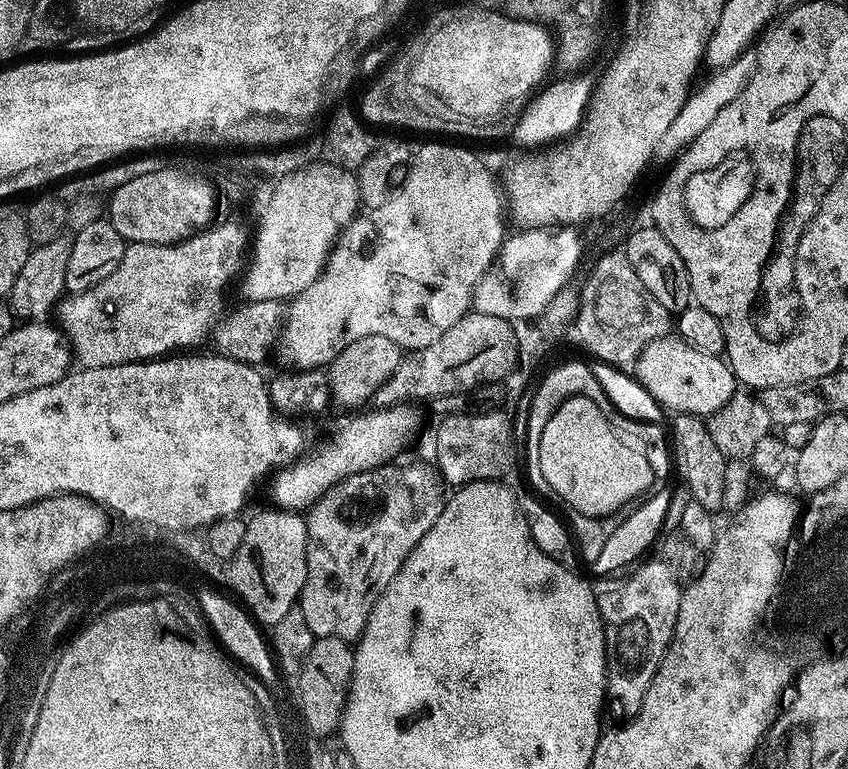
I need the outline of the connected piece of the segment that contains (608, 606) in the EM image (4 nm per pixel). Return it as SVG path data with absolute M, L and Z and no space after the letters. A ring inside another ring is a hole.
M653 558L649 564L641 563L633 576L625 578L621 584L616 584L613 588L608 588L603 593L602 591L597 595L596 601L598 602L598 610L600 611L600 617L604 623L604 645L606 646L606 686L604 687L604 699L606 701L607 715L612 715L616 722L627 722L629 720L636 719L642 710L642 702L646 702L646 690L650 690L650 682L654 682L654 674L658 670L658 666L662 662L662 658L666 654L669 644L672 643L672 635L674 634L674 626L676 625L676 619L678 618L678 606L680 605L680 598L682 595L681 581L676 579L673 575L668 564L664 563L659 558Z

